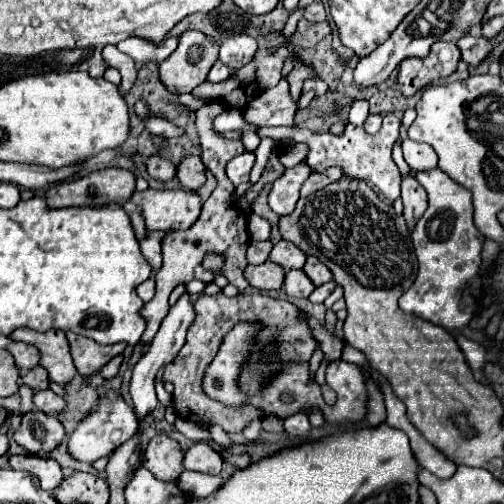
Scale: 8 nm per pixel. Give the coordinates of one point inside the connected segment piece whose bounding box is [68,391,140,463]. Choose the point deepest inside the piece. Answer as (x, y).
(112, 423)

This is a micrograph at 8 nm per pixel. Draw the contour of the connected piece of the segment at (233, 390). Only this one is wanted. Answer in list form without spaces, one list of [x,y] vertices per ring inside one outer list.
[[[238,323],[224,339],[218,355],[206,369],[204,377],[204,391],[218,399],[224,405],[242,405],[244,395],[238,391],[238,373],[244,361],[244,355],[250,349],[252,337],[256,335],[258,325],[252,323]]]

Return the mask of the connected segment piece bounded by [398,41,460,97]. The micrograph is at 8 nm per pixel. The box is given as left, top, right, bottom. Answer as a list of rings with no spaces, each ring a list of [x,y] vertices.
[[[438,41],[432,45],[432,53],[424,59],[406,59],[398,67],[398,89],[404,97],[412,97],[432,81],[448,77],[456,71],[460,61],[460,49],[456,43]]]

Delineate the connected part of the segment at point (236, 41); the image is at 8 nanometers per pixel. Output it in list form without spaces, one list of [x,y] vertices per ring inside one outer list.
[[[236,35],[220,45],[220,61],[230,69],[240,69],[252,61],[256,53],[256,39],[250,35]]]

